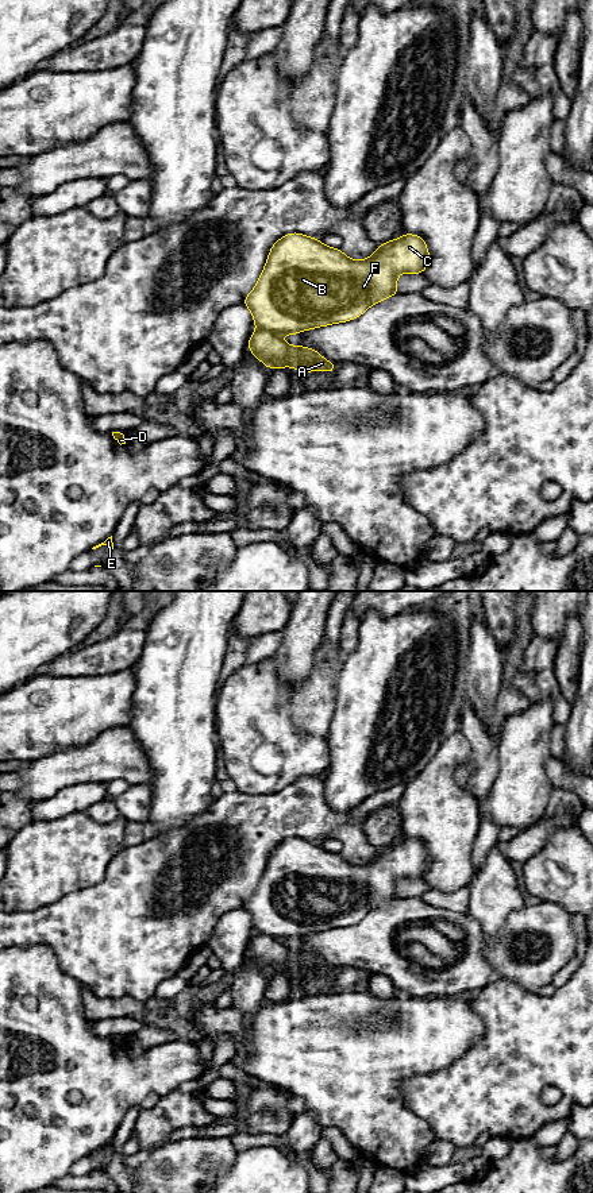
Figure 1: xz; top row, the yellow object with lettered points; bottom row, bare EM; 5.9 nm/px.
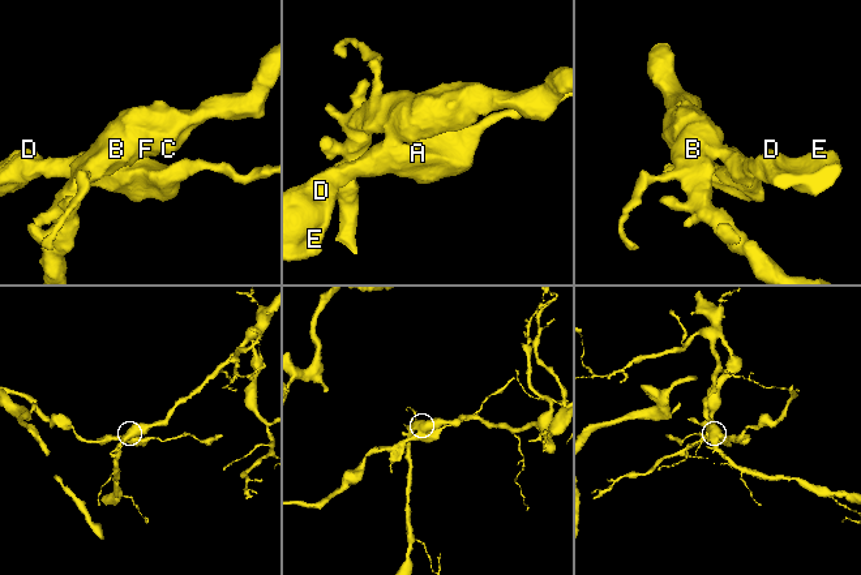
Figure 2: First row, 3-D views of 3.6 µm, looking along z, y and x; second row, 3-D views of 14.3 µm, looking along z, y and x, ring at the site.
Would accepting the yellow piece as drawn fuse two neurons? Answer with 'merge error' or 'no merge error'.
merge error

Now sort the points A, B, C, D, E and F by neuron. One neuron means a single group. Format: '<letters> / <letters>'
A D E / B C F

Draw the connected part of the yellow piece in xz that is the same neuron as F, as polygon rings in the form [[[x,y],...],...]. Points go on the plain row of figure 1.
[[[292,837],[272,850],[265,872],[243,910],[251,916],[254,930],[277,939],[296,939],[351,926],[371,910],[398,899],[397,881],[403,877],[423,879],[430,864],[424,843],[413,838],[404,838],[398,843],[380,849],[371,861],[354,865],[340,853]]]

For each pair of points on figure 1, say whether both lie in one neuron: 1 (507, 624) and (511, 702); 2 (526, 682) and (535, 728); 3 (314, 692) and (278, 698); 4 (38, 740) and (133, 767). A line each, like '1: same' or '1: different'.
1: different
2: different
3: same
4: different

